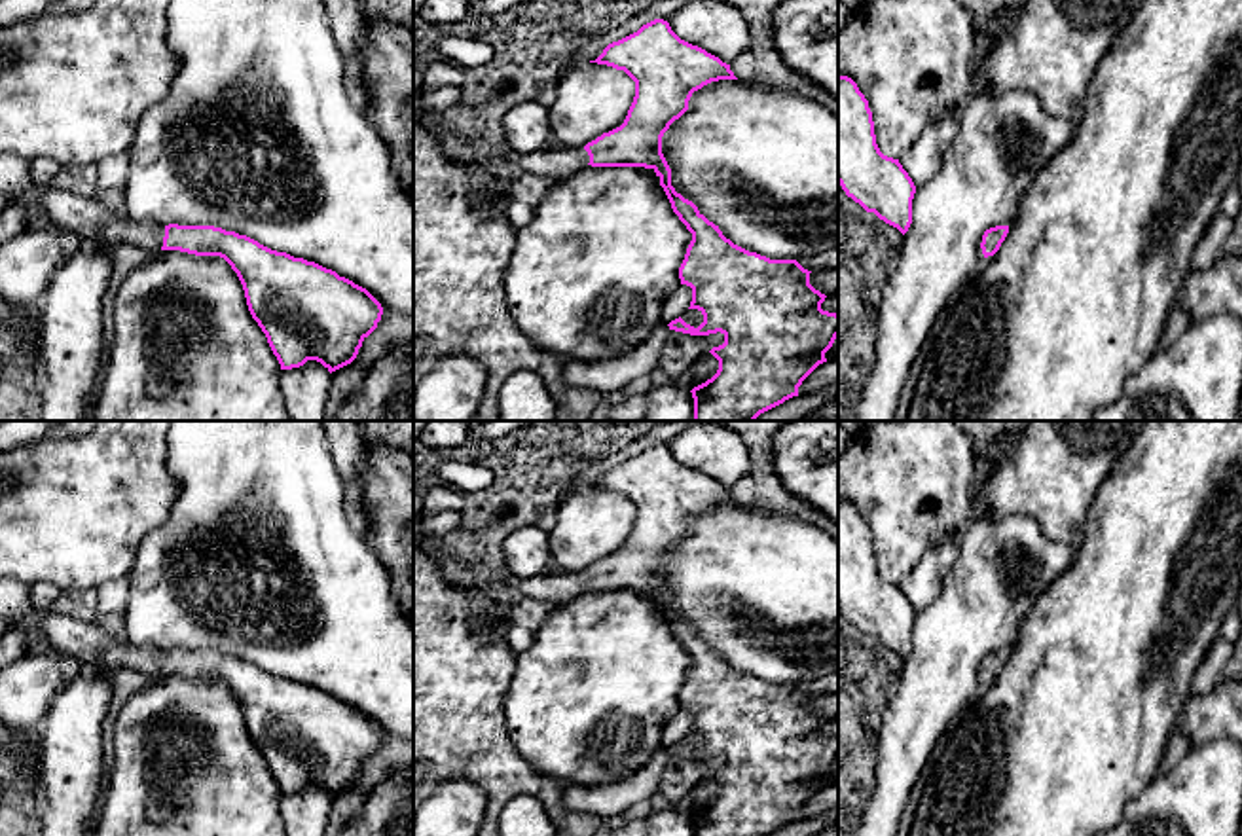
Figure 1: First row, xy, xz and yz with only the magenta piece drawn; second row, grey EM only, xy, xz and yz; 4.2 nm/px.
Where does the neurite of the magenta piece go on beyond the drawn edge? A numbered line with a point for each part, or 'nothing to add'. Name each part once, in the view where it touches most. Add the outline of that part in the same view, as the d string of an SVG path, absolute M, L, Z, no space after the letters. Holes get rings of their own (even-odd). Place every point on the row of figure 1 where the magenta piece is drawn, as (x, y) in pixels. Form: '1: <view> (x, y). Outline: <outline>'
1: xy (80, 215). Outline: M0 154L0 193L8 199L34 201L47 222L74 239L89 237L108 246L131 243L152 254L163 246L165 227L161 224L116 214L93 193L78 193L63 182L36 186L30 161L15 154Z

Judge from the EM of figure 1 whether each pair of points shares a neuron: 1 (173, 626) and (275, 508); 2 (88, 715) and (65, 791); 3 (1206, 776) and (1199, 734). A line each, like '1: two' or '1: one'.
1: one
2: one
3: two

